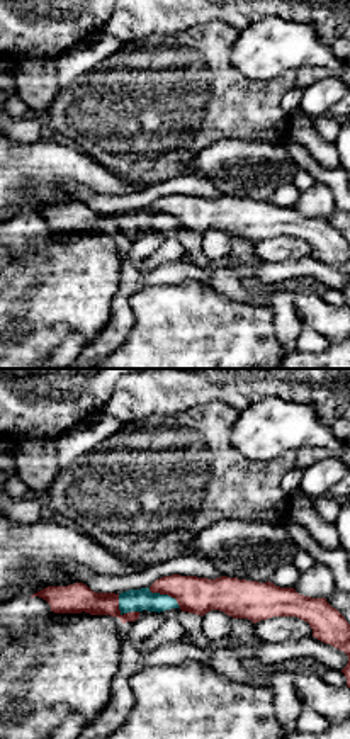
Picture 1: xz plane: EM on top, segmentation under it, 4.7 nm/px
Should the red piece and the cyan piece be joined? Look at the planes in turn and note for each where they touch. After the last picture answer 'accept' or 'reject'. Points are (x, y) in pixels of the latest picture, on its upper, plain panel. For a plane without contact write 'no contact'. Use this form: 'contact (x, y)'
contact (165, 213)

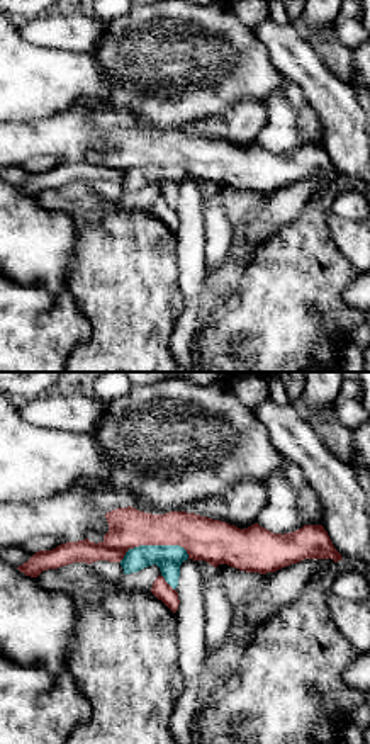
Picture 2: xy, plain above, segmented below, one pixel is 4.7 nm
contact (153, 163)

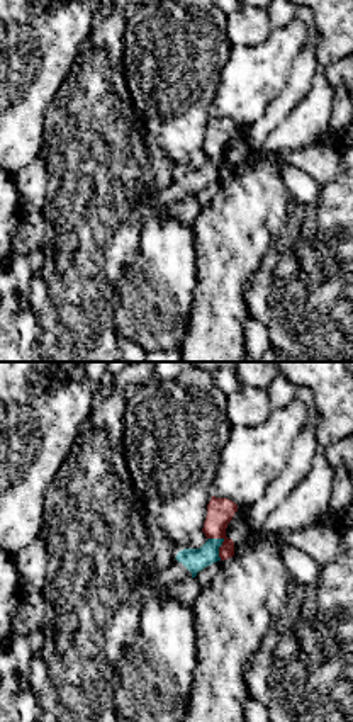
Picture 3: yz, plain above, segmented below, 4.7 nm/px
contact (223, 163)

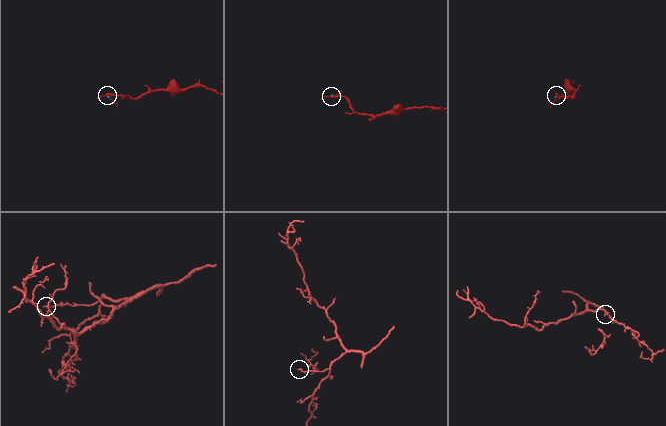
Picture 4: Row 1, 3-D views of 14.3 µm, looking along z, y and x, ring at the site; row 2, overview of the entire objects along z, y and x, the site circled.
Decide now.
reject

